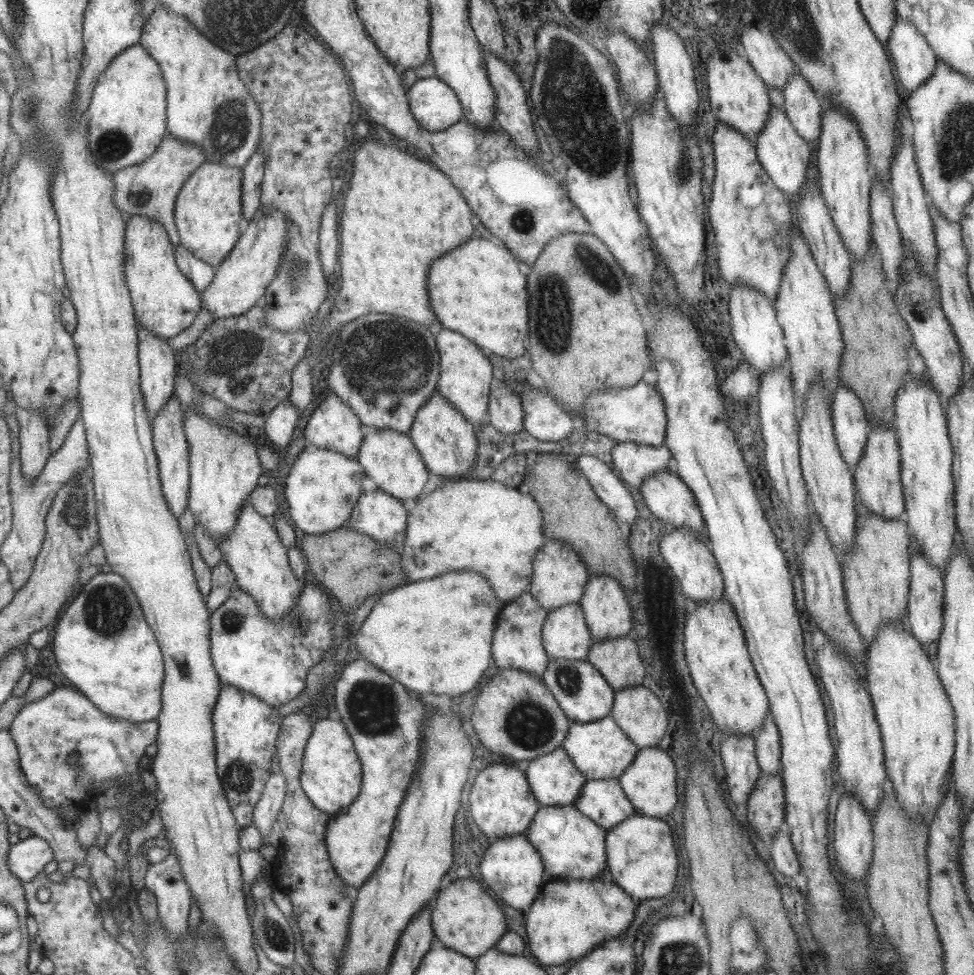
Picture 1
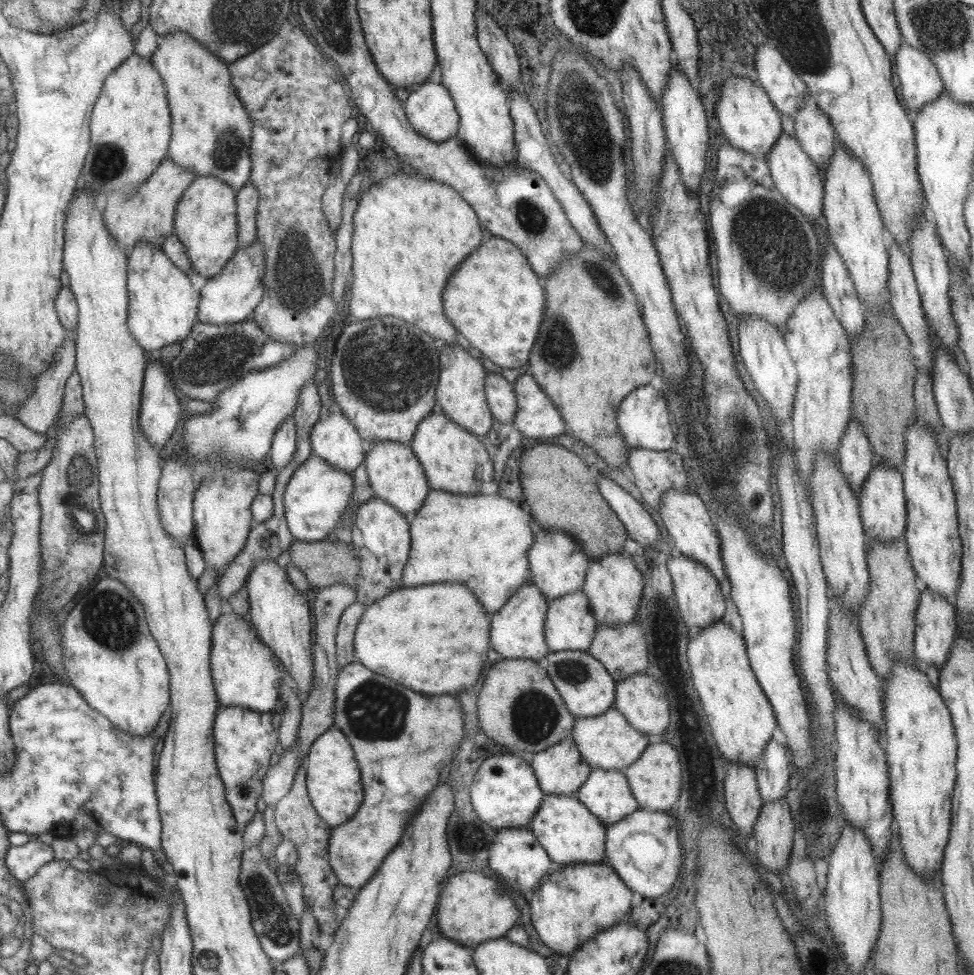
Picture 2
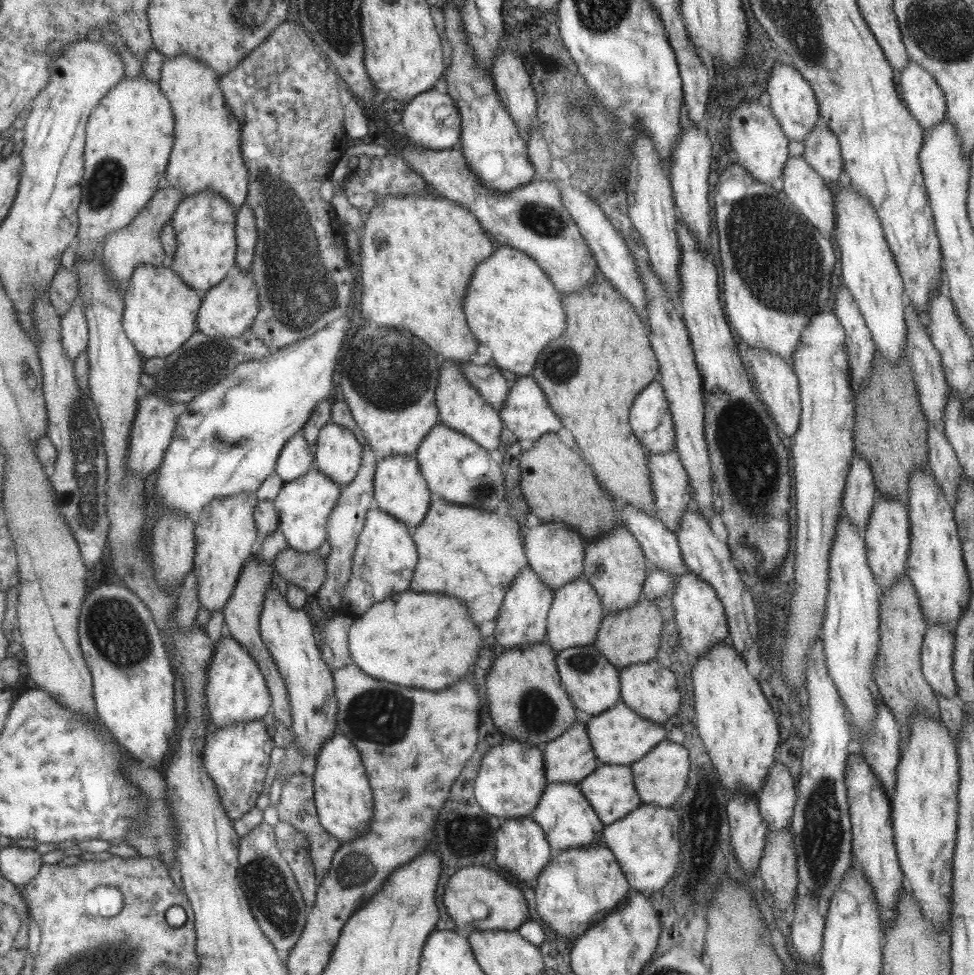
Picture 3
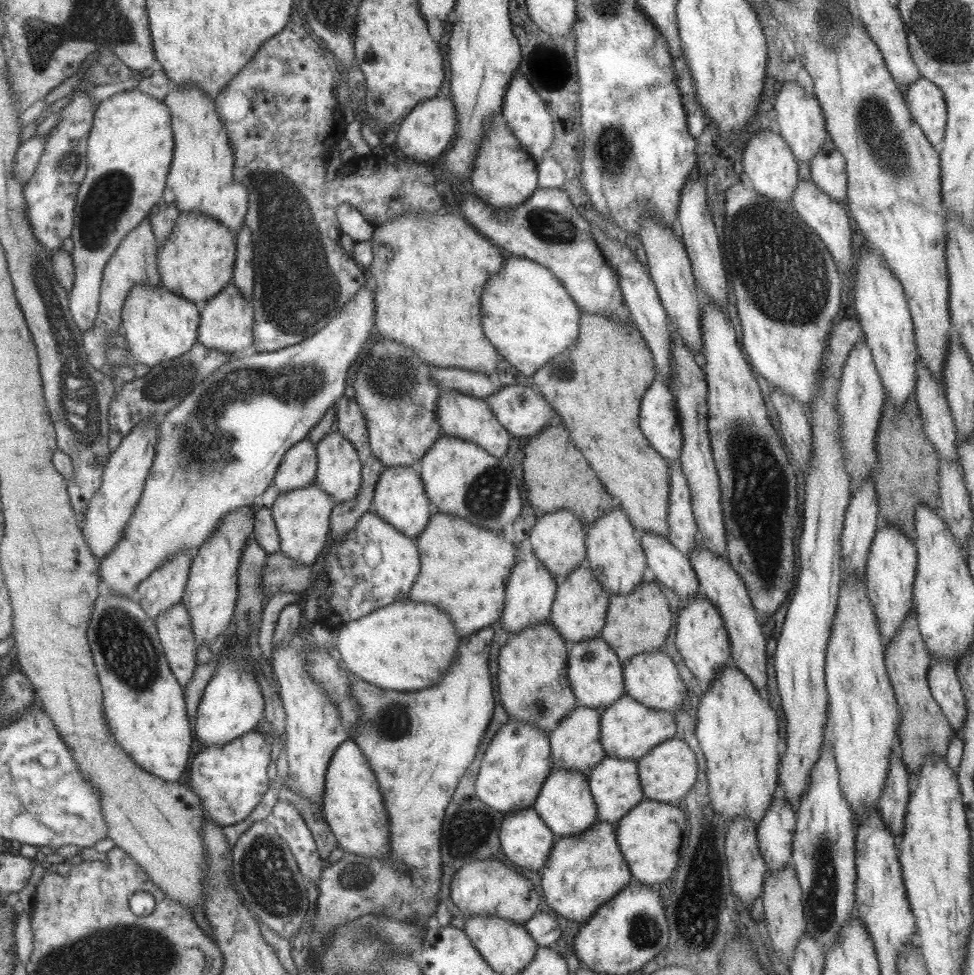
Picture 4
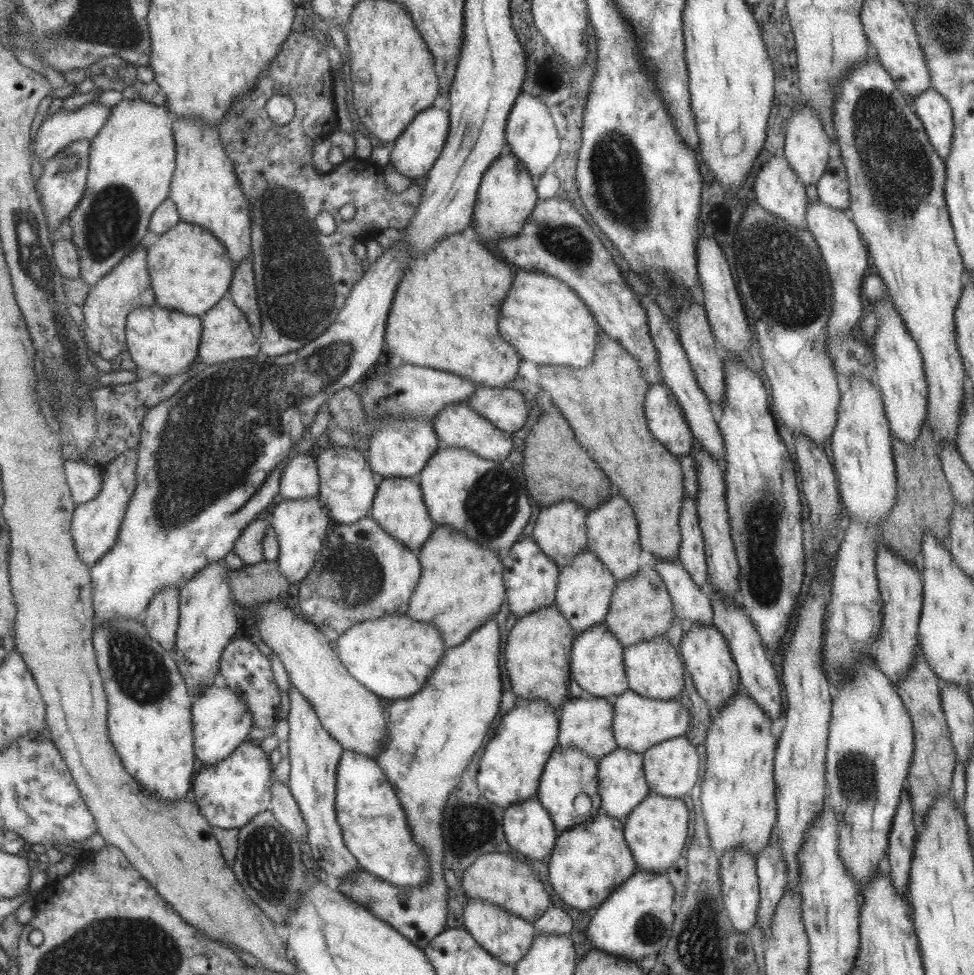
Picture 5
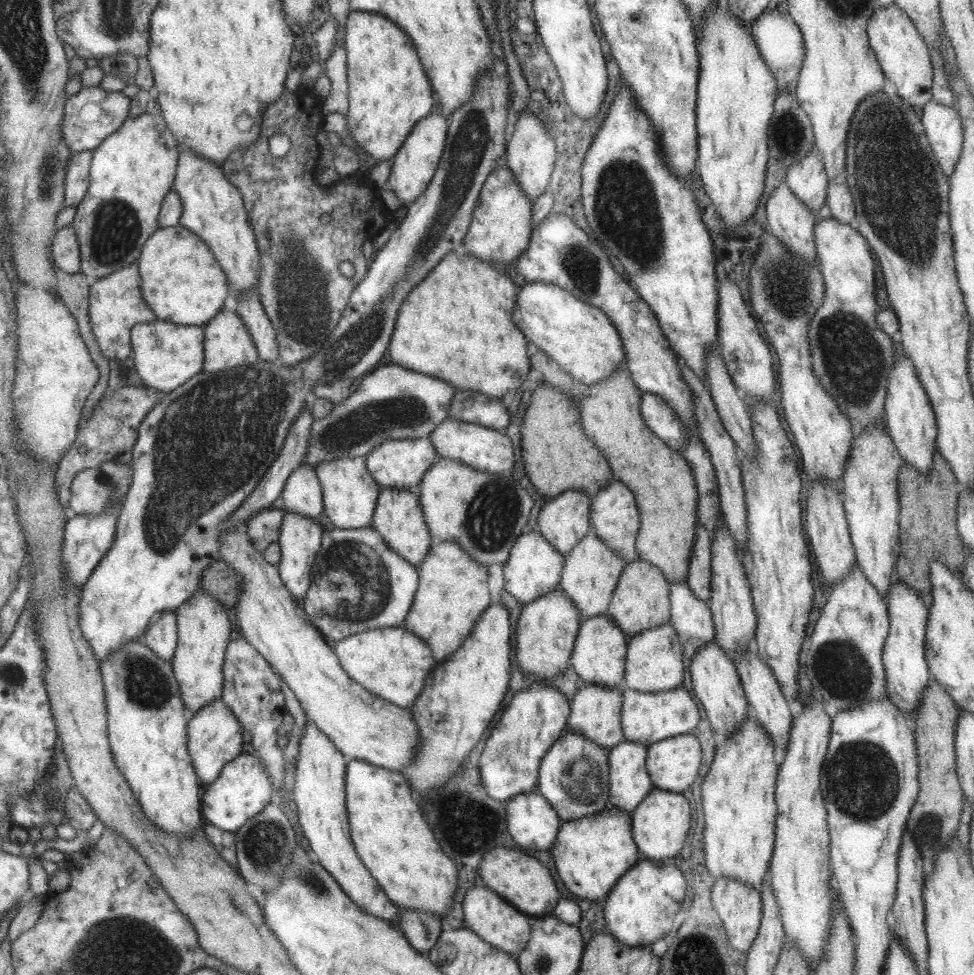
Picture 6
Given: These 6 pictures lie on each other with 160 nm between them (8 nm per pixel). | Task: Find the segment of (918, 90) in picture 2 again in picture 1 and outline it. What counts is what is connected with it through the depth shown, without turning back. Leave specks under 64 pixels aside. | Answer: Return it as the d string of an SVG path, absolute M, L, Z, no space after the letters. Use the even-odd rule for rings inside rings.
M899 16L896 18L886 48L897 80L911 92L932 75L938 58L925 37L913 28L913 24L901 20Z

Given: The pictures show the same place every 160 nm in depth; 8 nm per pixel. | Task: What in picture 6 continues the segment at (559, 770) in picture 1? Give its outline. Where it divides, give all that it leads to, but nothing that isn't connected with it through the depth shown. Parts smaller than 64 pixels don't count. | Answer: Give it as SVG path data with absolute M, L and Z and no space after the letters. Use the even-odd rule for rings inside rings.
M583 684L576 689L569 703L569 714L566 720L566 730L576 732L586 739L592 740L601 748L610 749L624 738L620 725L622 694L620 687L601 688L591 684Z

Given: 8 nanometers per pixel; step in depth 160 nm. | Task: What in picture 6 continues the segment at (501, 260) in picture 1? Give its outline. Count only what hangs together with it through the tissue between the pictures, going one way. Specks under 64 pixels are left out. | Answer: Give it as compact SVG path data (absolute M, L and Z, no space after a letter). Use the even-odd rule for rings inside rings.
M521 281L512 323L528 340L530 348L544 352L577 384L597 384L617 368L626 368L621 339L605 313L554 284Z

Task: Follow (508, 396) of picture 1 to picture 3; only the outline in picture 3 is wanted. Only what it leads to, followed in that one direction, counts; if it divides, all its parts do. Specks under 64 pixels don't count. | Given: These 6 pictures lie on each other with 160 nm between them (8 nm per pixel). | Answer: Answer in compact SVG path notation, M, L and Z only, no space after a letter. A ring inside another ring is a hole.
M466 362L460 363L458 367L461 370L461 376L465 376L481 399L498 411L509 393L507 380L501 376L498 368L488 365L474 366Z

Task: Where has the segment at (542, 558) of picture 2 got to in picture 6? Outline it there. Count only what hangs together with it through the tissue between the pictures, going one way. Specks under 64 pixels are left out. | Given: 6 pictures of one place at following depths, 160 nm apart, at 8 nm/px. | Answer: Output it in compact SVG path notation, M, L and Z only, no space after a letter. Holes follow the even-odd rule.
M565 491L545 499L537 516L541 536L562 555L568 552L591 530L591 499L580 491Z

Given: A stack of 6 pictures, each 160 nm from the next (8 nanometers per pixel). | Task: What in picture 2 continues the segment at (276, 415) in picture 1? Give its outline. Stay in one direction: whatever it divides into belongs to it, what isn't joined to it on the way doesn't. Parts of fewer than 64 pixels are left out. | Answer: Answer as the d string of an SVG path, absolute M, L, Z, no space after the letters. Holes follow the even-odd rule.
M285 418L281 424L277 424L277 430L273 432L268 450L275 470L281 470L293 462L295 445L295 424L292 418Z

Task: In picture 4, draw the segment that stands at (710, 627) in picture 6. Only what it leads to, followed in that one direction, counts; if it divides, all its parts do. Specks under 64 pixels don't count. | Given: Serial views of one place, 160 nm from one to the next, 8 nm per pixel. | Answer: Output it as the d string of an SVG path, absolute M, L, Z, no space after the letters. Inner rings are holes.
M644 532L638 539L646 566L653 572L657 582L673 589L682 601L700 592L688 556L677 550L667 537Z

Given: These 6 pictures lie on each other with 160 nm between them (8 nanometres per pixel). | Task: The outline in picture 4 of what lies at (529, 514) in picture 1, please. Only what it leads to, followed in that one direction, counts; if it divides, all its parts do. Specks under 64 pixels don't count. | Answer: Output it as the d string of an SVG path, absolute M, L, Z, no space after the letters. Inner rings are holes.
M436 511L416 536L416 547L420 569L411 585L409 599L439 606L449 615L457 638L470 636L498 620L504 605L505 583L515 564L516 544L505 539L501 532Z

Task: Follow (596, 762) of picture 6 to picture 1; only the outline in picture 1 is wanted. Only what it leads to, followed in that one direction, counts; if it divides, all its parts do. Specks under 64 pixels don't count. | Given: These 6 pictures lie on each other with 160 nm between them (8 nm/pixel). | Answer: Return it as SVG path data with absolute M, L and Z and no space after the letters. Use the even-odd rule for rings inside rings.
M572 804L540 806L524 836L543 861L544 881L556 879L589 880L606 869L604 852L606 830L582 815Z

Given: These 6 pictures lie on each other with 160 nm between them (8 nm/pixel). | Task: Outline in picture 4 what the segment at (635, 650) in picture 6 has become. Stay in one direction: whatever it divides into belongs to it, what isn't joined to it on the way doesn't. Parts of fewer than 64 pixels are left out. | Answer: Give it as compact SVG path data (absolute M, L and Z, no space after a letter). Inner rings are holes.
M660 648L655 652L642 652L621 662L624 693L639 704L651 710L675 712L685 698L686 685L681 681L677 668L667 654Z

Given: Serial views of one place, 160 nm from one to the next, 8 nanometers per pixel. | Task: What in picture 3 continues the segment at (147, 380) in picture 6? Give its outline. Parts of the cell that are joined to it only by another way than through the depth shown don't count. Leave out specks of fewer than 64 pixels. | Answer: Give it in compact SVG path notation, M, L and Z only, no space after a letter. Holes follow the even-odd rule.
M149 263L137 265L123 293L122 327L143 360L163 358L175 352L196 330L196 314L202 298L171 267Z

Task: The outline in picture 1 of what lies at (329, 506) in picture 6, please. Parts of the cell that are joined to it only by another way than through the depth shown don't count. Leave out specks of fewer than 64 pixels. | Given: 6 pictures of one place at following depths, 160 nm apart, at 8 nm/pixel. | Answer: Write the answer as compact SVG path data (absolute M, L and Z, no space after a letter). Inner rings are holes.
M330 393L311 412L302 434L315 447L355 457L363 440L362 428L351 408Z

